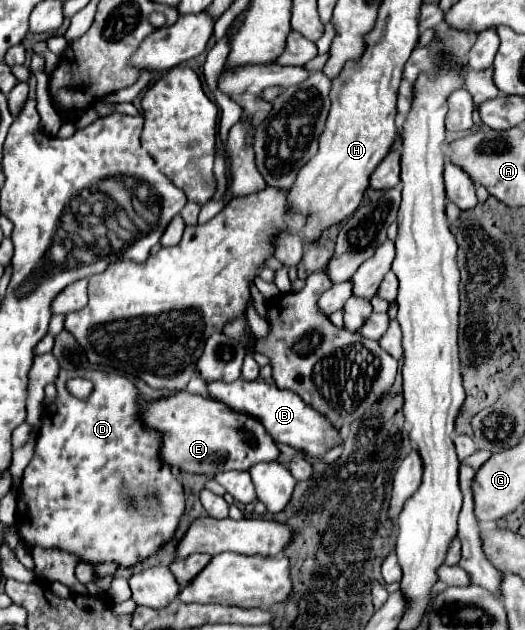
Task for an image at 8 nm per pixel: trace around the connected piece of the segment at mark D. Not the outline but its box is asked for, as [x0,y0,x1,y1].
[18,370,184,566]

